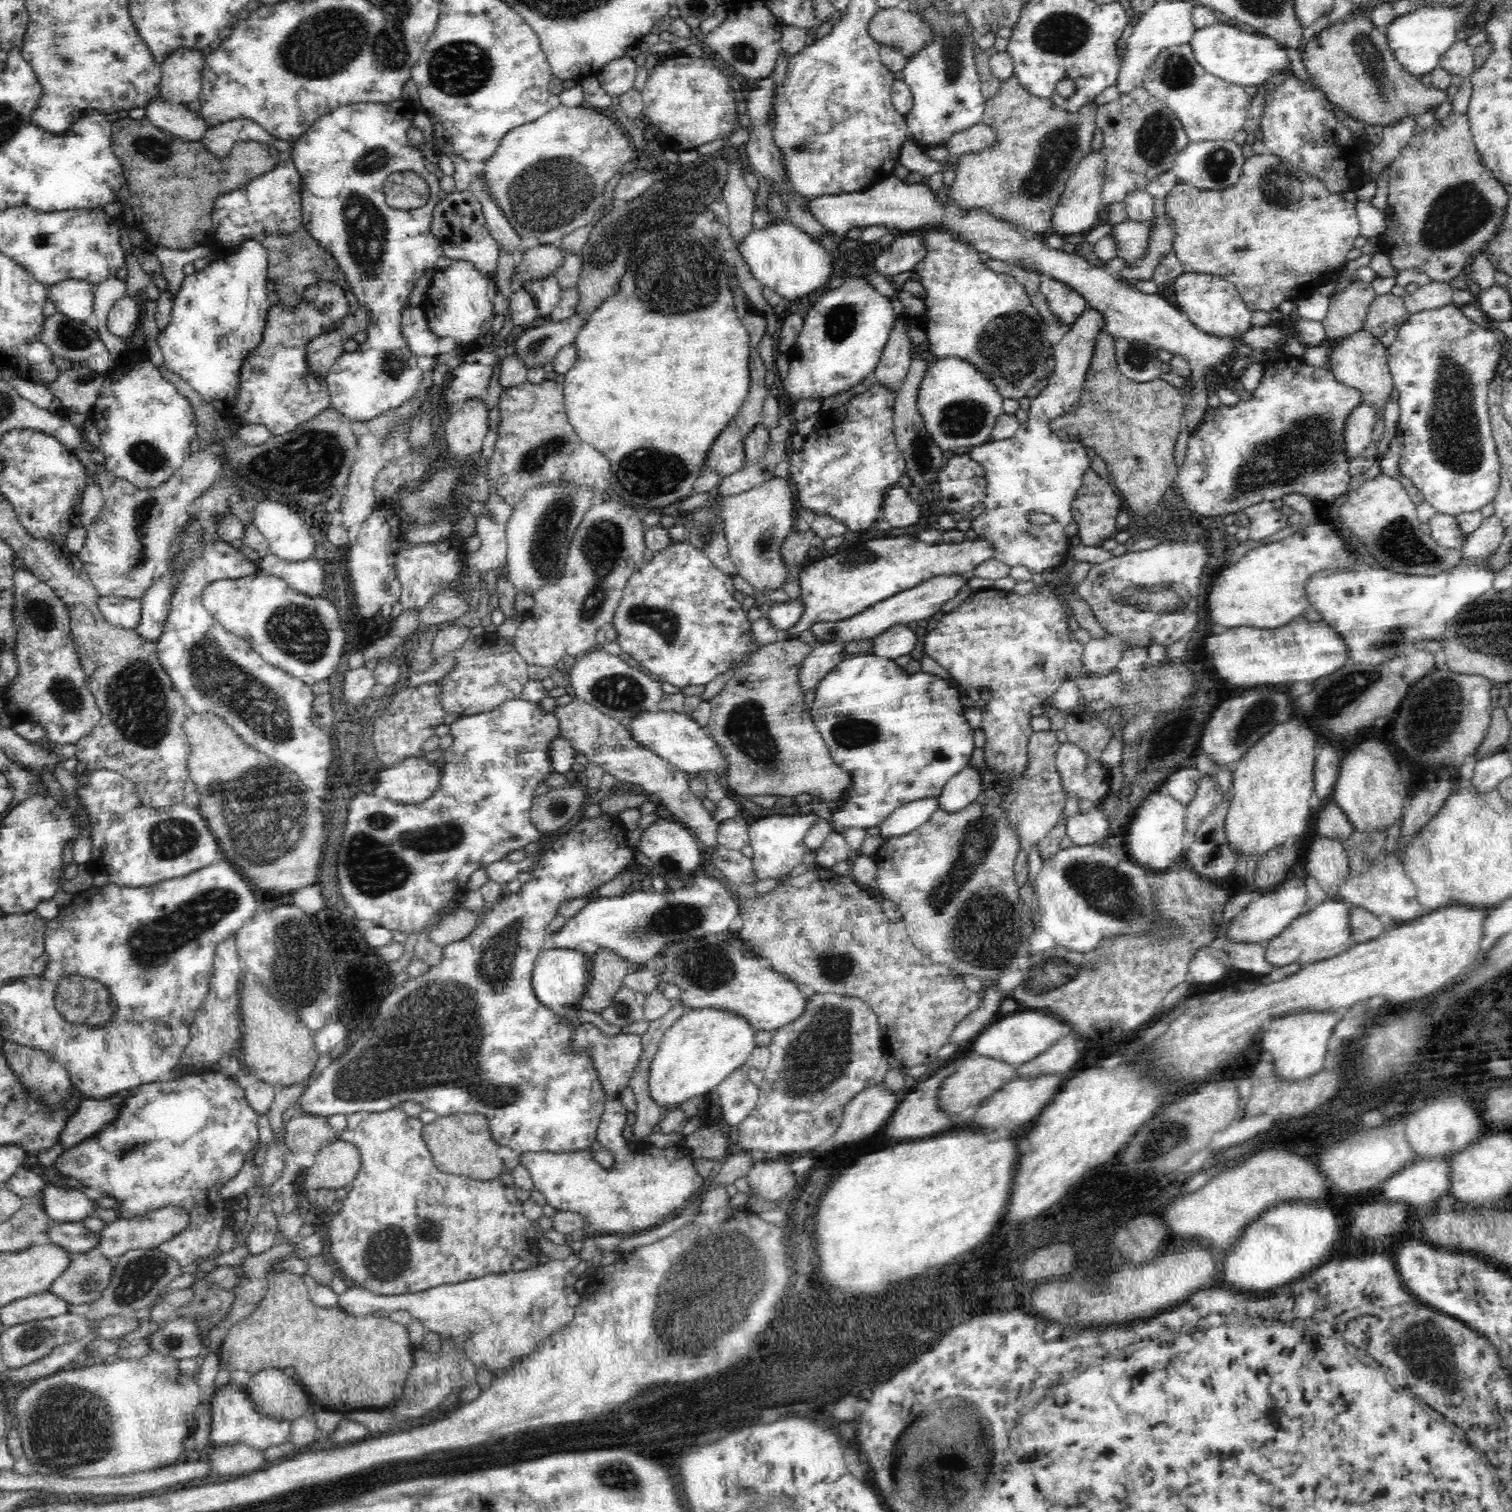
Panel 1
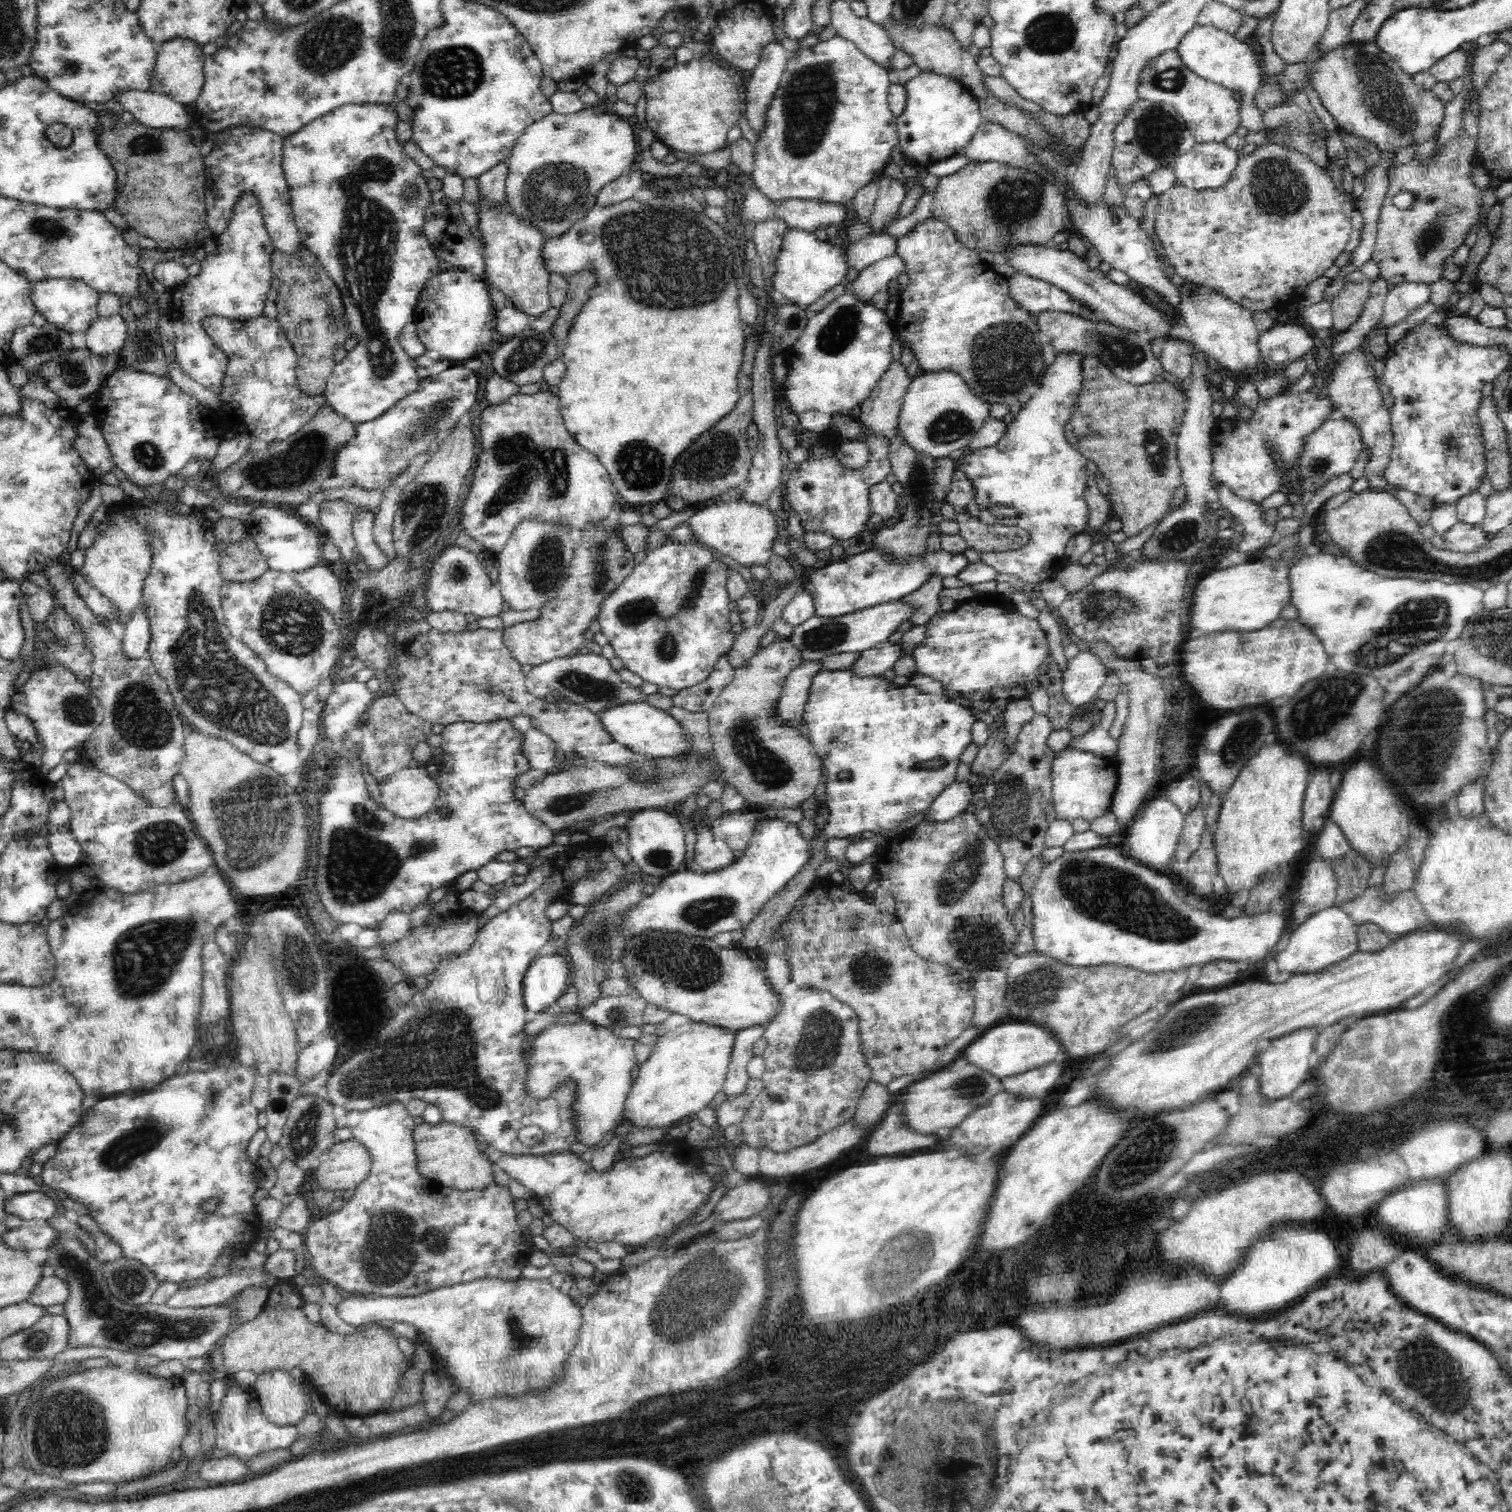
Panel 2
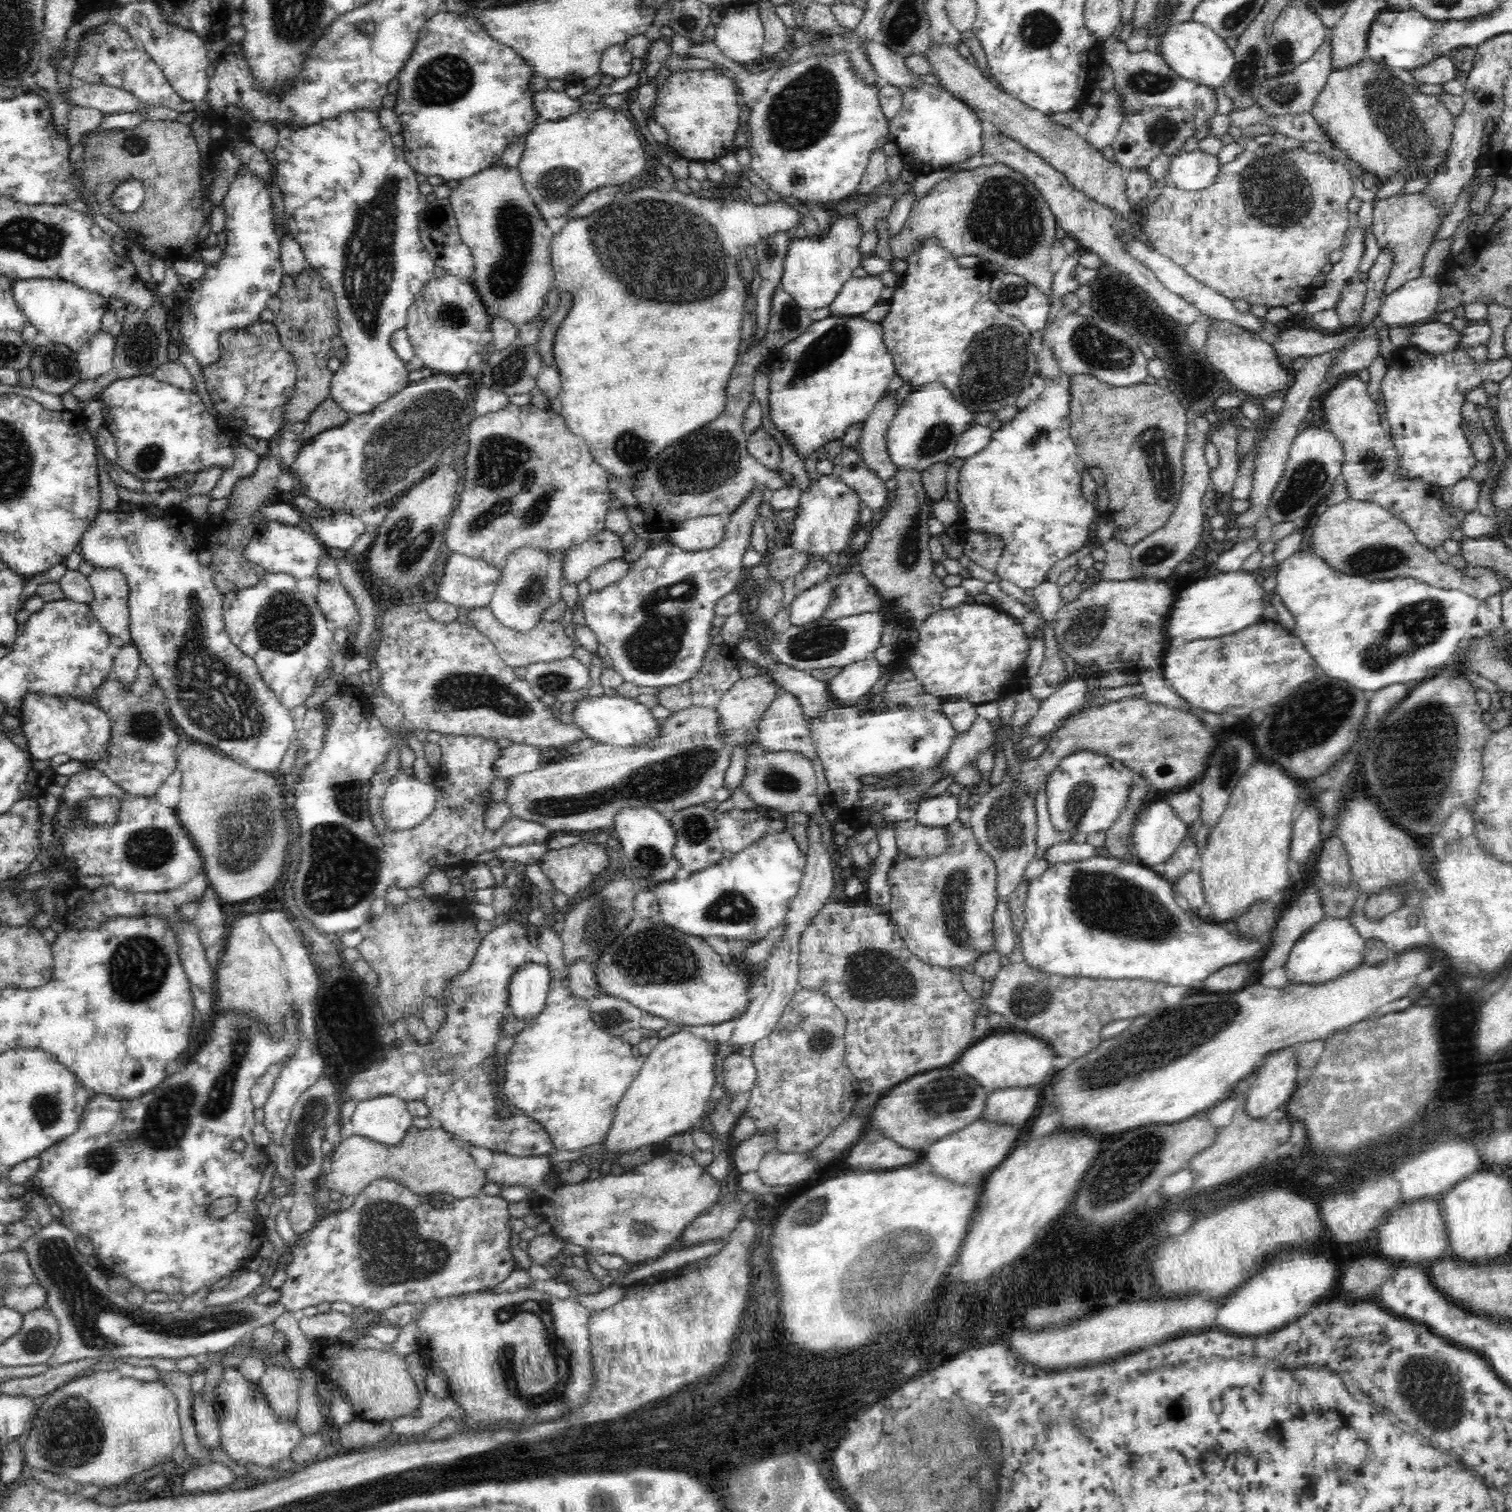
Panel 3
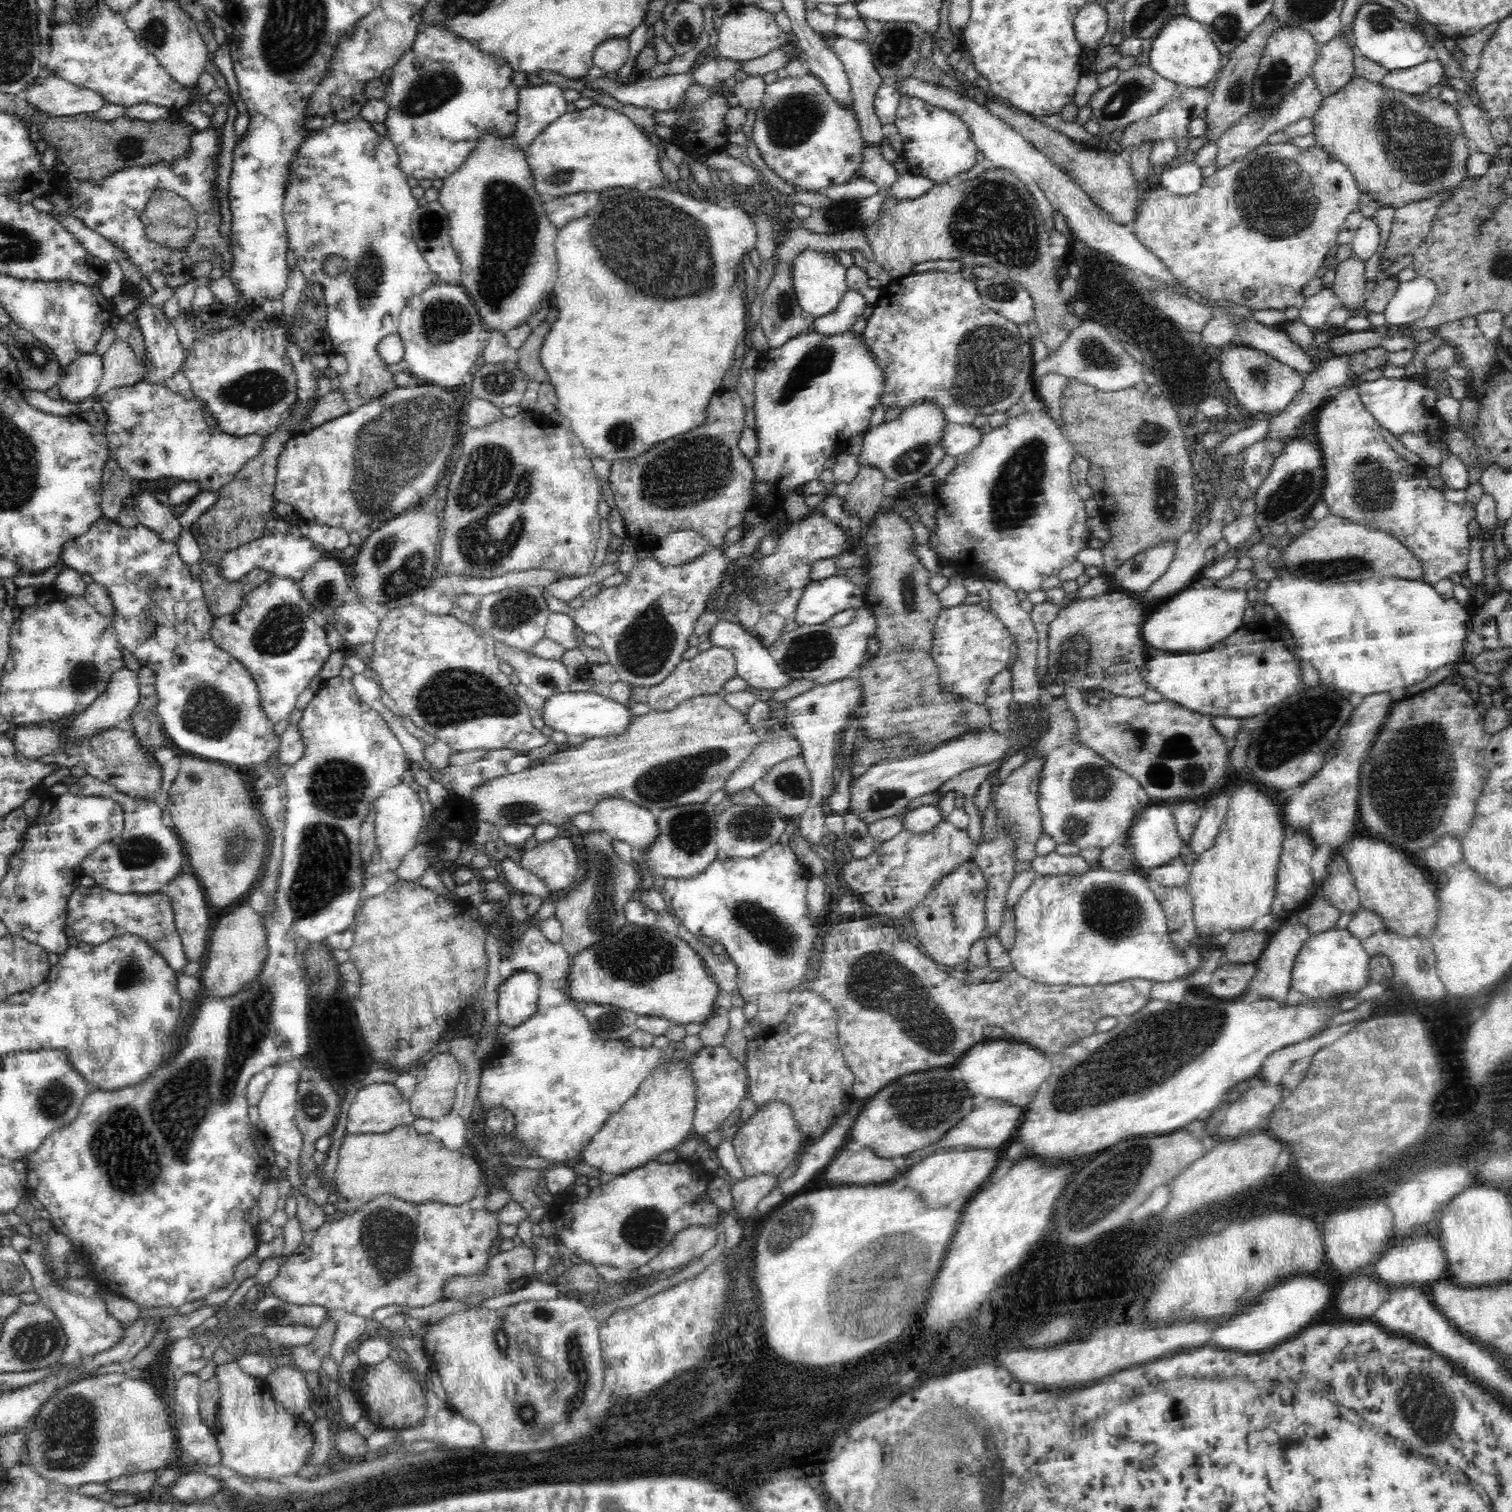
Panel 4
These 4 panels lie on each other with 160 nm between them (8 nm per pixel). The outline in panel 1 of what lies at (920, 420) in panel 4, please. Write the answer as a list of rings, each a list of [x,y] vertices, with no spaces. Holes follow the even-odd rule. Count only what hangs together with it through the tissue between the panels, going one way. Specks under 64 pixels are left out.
[[[958,356],[939,357],[938,360],[930,361],[928,370],[922,380],[921,391],[918,392],[918,410],[921,410],[922,417],[925,418],[925,428],[928,429],[930,437],[934,438],[934,442],[937,442],[947,455],[959,447],[974,447],[992,442],[992,427],[998,416],[1004,413],[1004,398],[993,380],[986,373],[982,373],[972,361]]]

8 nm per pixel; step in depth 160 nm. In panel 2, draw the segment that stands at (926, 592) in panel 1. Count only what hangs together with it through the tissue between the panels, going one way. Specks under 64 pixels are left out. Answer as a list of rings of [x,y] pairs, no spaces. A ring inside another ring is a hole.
[[[899,600],[887,601],[886,604],[876,604],[870,608],[851,612],[844,616],[819,617],[814,615],[798,626],[793,627],[789,641],[802,650],[803,662],[820,661],[826,656],[837,653],[852,653],[878,646],[880,642],[896,631],[904,621],[908,621],[912,607]]]

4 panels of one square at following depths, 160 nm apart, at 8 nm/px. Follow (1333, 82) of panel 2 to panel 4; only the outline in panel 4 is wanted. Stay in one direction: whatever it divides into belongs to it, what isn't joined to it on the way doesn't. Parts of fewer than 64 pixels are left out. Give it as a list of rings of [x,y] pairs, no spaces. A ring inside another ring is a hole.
[[[1355,75],[1338,92],[1323,98],[1312,122],[1316,144],[1345,164],[1354,174],[1358,190],[1368,194],[1371,200],[1380,202],[1382,207],[1396,209],[1416,200],[1428,200],[1467,179],[1466,160],[1472,148],[1456,106],[1431,98],[1427,93],[1400,92]]]

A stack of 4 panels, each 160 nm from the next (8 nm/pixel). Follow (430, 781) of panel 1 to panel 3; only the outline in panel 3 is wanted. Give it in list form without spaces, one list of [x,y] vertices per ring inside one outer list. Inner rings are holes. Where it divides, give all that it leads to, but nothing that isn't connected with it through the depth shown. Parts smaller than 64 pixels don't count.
[[[404,771],[392,778],[381,800],[382,820],[386,828],[410,829],[420,824],[436,808],[436,780],[424,783]]]

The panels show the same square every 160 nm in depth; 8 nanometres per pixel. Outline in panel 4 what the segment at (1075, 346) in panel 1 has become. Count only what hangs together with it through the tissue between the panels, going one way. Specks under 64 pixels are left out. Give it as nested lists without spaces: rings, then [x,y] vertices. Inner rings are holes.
[[[1044,408],[1040,414],[1028,416],[1028,414],[1020,414],[1014,418],[1008,419],[1008,424],[996,427],[987,434],[982,435],[982,442],[966,456],[962,464],[957,464],[942,480],[937,488],[936,501],[939,510],[936,511],[936,526],[930,529],[930,538],[928,546],[934,550],[938,556],[941,566],[946,564],[953,565],[956,568],[958,576],[984,576],[988,572],[995,572],[998,580],[1005,582],[1012,590],[1016,592],[1032,592],[1040,589],[1040,584],[1044,578],[1048,576],[1057,576],[1062,568],[1066,568],[1077,560],[1077,554],[1080,550],[1088,548],[1088,541],[1091,539],[1088,517],[1085,512],[1084,501],[1081,496],[1074,490],[1073,483],[1069,479],[1069,468],[1076,456],[1073,445],[1065,436],[1063,428],[1056,425],[1050,415],[1048,409]]]

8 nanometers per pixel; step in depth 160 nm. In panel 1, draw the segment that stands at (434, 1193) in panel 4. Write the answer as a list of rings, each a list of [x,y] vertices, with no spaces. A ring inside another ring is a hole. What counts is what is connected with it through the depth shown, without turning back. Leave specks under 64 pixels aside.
[[[462,1113],[437,1117],[422,1129],[425,1146],[432,1154],[436,1166],[442,1172],[474,1177],[477,1180],[494,1180],[507,1172],[504,1161],[497,1155],[500,1144],[494,1141],[488,1117],[478,1113]],[[330,1143],[315,1155],[314,1166],[310,1166],[304,1176],[304,1186],[312,1193],[319,1188],[345,1188],[358,1174],[360,1154],[354,1143]]]

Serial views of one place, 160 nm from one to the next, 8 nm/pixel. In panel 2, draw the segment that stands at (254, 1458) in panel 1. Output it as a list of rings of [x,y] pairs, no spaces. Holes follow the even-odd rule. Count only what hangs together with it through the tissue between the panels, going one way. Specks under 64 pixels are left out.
[[[228,1455],[223,1458],[211,1458],[202,1464],[198,1474],[210,1486],[234,1483],[248,1472],[246,1461],[246,1459],[234,1455]]]

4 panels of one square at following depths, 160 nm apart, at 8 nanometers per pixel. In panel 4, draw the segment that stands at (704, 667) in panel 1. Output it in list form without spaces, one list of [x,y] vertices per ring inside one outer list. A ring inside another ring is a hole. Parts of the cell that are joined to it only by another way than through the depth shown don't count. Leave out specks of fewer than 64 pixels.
[[[723,541],[719,544],[708,545],[702,555],[692,561],[682,563],[664,563],[660,561],[650,548],[647,557],[638,560],[622,584],[613,587],[603,587],[598,596],[583,602],[579,608],[570,608],[568,603],[554,598],[546,586],[542,586],[541,593],[550,612],[562,612],[570,615],[575,625],[582,628],[584,633],[596,634],[601,640],[601,647],[606,651],[609,664],[619,674],[619,680],[632,686],[651,687],[660,684],[682,662],[682,655],[688,649],[688,638],[696,630],[696,622],[706,610],[706,602],[710,592],[722,582],[726,574],[728,559],[723,554]]]

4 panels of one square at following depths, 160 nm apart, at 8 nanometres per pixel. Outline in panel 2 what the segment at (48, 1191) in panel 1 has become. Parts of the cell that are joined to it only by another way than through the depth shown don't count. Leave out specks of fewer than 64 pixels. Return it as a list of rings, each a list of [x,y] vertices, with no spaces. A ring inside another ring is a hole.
[[[41,1191],[10,1196],[4,1203],[5,1214],[11,1214],[29,1223],[29,1218],[52,1218],[56,1214],[56,1202]]]

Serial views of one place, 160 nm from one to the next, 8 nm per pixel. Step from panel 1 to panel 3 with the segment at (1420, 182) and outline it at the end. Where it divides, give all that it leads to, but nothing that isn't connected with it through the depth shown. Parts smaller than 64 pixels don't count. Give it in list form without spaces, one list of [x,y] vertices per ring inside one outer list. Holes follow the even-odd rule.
[[[1406,194],[1406,196],[1392,196],[1388,200],[1382,200],[1373,204],[1373,224],[1375,242],[1379,250],[1391,252],[1390,274],[1384,285],[1383,296],[1392,294],[1405,282],[1414,280],[1420,276],[1420,266],[1424,260],[1424,254],[1430,248],[1430,240],[1434,232],[1438,230],[1442,218],[1438,216],[1438,208],[1434,208],[1426,198],[1420,194]]]

